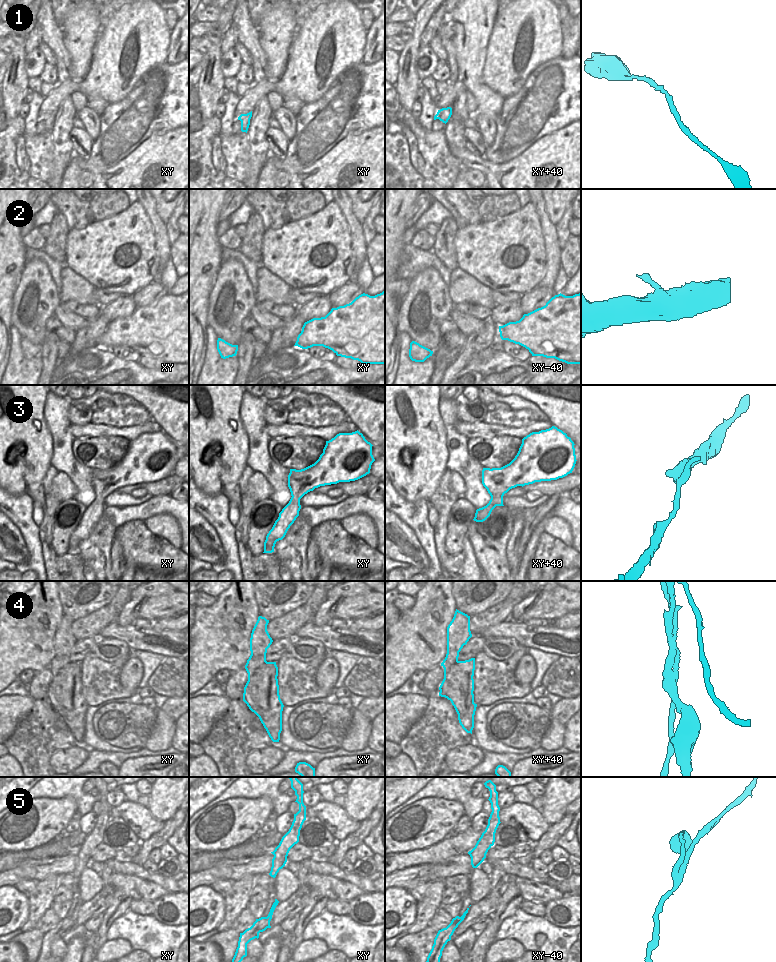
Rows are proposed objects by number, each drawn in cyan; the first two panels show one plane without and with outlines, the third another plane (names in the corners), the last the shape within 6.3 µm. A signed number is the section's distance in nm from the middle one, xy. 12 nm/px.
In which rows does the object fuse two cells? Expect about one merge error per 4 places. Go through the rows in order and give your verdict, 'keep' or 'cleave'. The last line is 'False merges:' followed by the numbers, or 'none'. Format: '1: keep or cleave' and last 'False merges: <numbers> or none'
1: keep
2: keep
3: keep
4: cleave
5: keep
False merges: 4

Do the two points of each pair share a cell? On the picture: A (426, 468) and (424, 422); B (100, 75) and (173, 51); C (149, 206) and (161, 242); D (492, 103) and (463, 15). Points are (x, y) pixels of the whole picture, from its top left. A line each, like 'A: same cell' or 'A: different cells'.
A: same cell
B: different cells
C: same cell
D: same cell

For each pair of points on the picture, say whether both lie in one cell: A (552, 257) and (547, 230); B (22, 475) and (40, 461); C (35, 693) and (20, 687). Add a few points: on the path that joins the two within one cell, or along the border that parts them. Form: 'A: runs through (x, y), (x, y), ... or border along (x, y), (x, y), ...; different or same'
A: runs through (552, 250), (550, 237); same
B: runs through (26, 471), (36, 461); same
C: border along (27, 687), (29, 694); different

